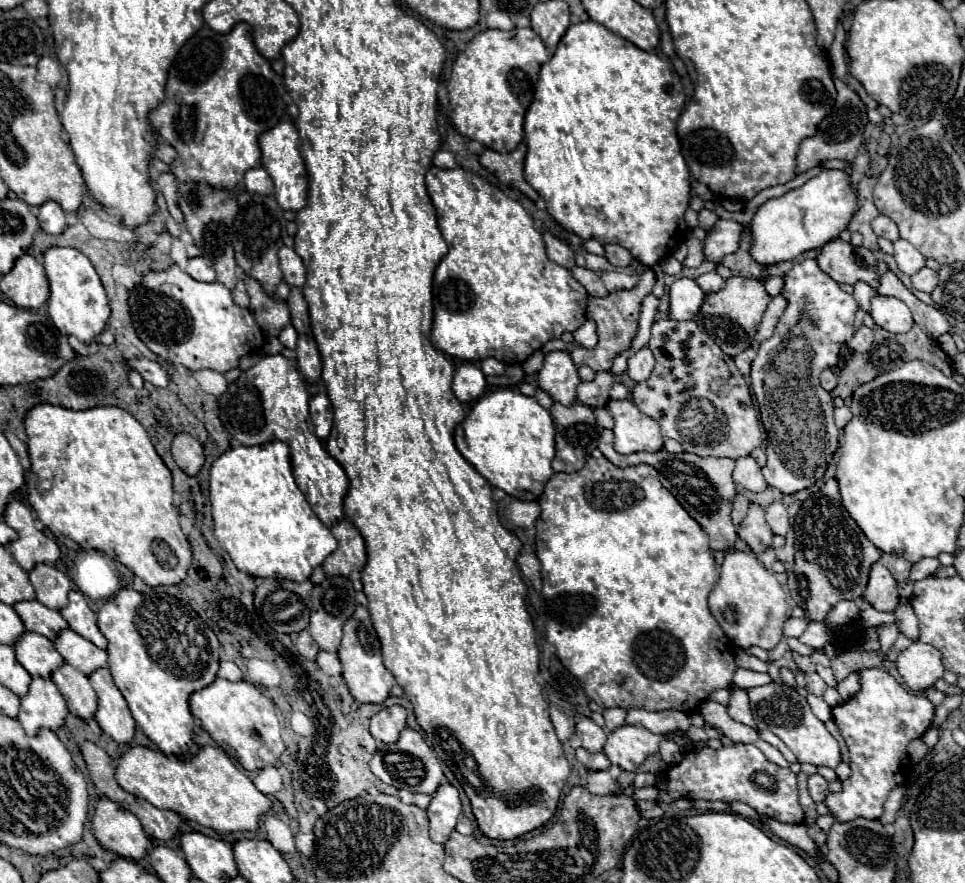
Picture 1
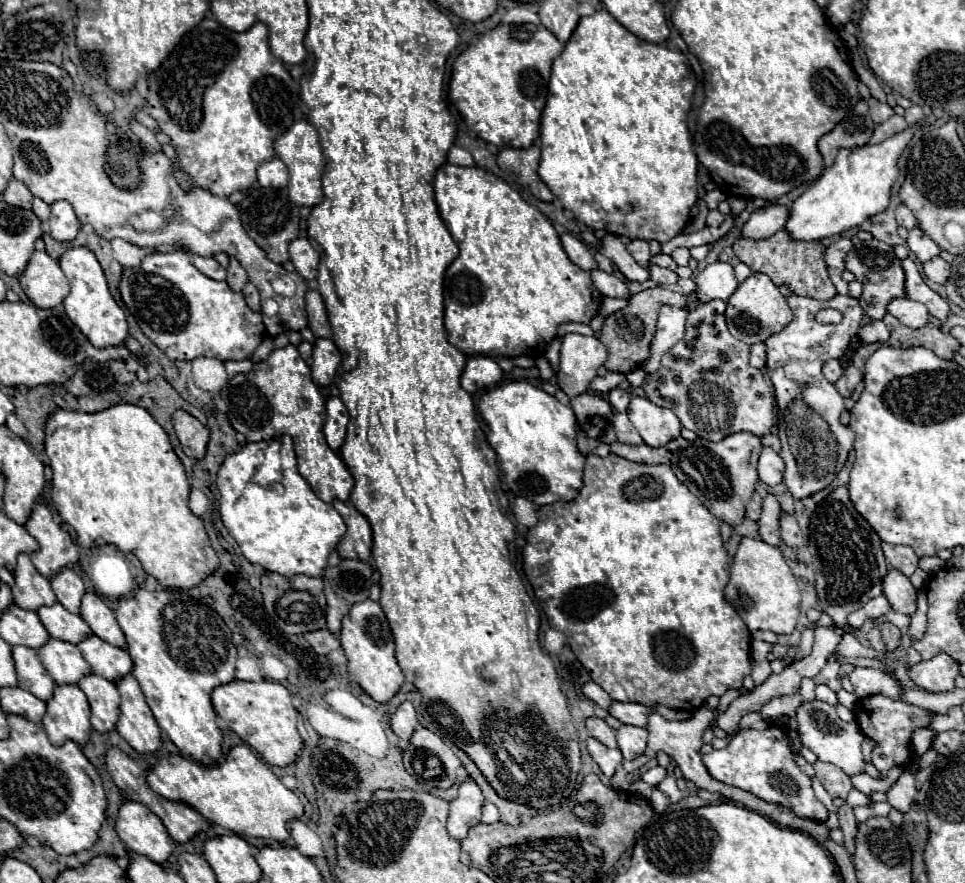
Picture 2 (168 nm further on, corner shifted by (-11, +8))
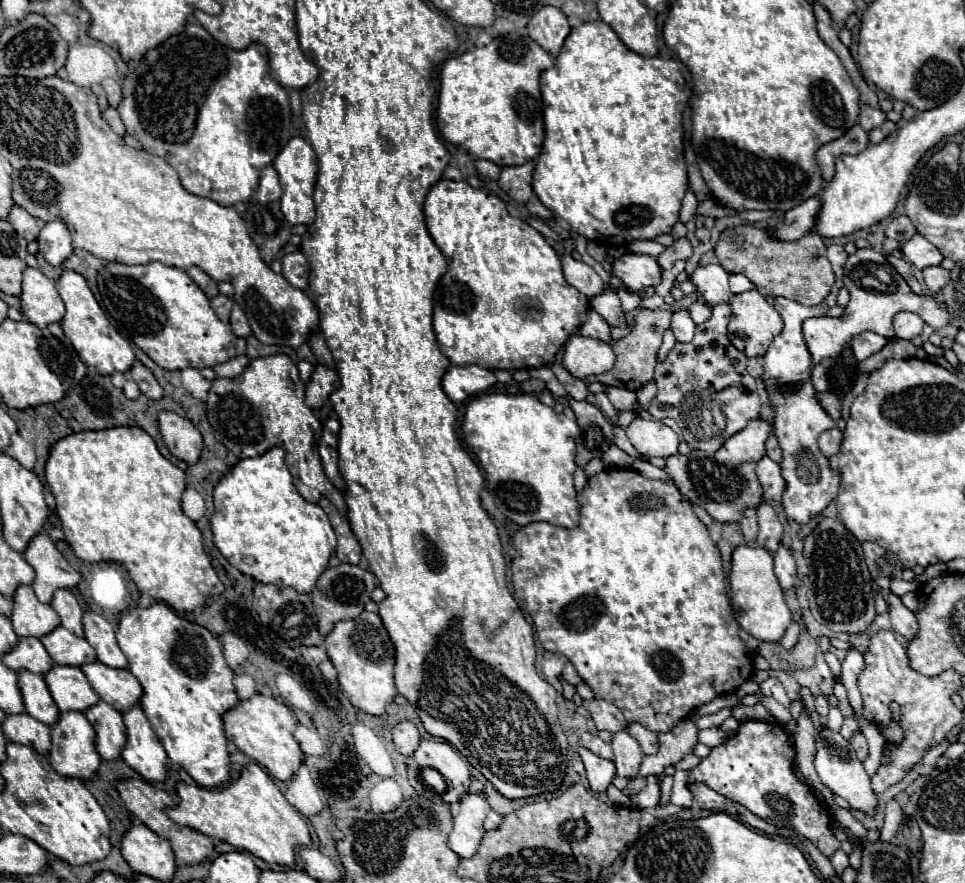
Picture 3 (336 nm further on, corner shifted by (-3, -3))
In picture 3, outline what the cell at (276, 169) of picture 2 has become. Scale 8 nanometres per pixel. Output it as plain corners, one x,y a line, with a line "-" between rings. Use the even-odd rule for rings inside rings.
267,167
259,177
259,189
255,193
255,199
259,203
271,203
271,201
279,201
279,197
281,197
279,175
275,173
273,167

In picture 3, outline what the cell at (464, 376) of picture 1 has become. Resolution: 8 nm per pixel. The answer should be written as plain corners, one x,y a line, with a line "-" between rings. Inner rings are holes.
479,365
467,367
449,367
443,377
443,389
447,397
455,403
461,403
473,395
479,395
495,385
495,375
489,369

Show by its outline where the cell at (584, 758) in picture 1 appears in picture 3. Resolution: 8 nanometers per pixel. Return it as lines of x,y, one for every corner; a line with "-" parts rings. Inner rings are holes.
585,747
579,749
579,755
581,755
583,763
585,763
587,779
589,779
591,789
593,789
595,793
605,791
605,789
611,785
613,777
615,777
615,765
613,765
613,761
601,759
601,757
597,757
595,753
591,753
591,751
585,749

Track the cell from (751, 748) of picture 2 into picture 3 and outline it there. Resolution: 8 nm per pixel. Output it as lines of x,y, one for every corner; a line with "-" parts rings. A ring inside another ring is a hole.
743,721
739,731
733,737
727,737
721,745
711,749
711,755
701,759
701,763
691,769
689,781
699,781
705,783
707,787
711,787
713,791
721,793
723,797
737,801
739,805
747,807
751,813
759,815
765,821
771,821
777,827
791,827
797,833
801,833
803,837
807,837
809,841
813,841
813,845
817,845
817,849
823,855
833,855
839,849
837,839
831,833
831,817
827,813
827,807
811,793
811,789
801,783
795,777
795,749
789,743
787,731
777,725
777,723
767,723
767,721

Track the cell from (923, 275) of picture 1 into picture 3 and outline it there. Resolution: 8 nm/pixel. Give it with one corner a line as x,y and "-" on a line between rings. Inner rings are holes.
927,267
923,269
923,277
925,277
927,289
931,293
939,293
949,281
949,271
945,271
943,267

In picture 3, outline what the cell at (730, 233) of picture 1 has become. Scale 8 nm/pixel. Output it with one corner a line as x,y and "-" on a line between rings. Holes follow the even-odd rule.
811,197
807,201
803,201
801,205
785,211
783,219
777,223
775,227
775,237
779,237
781,241
797,241
799,237
807,235
813,227
815,215
819,209
819,201
817,197

